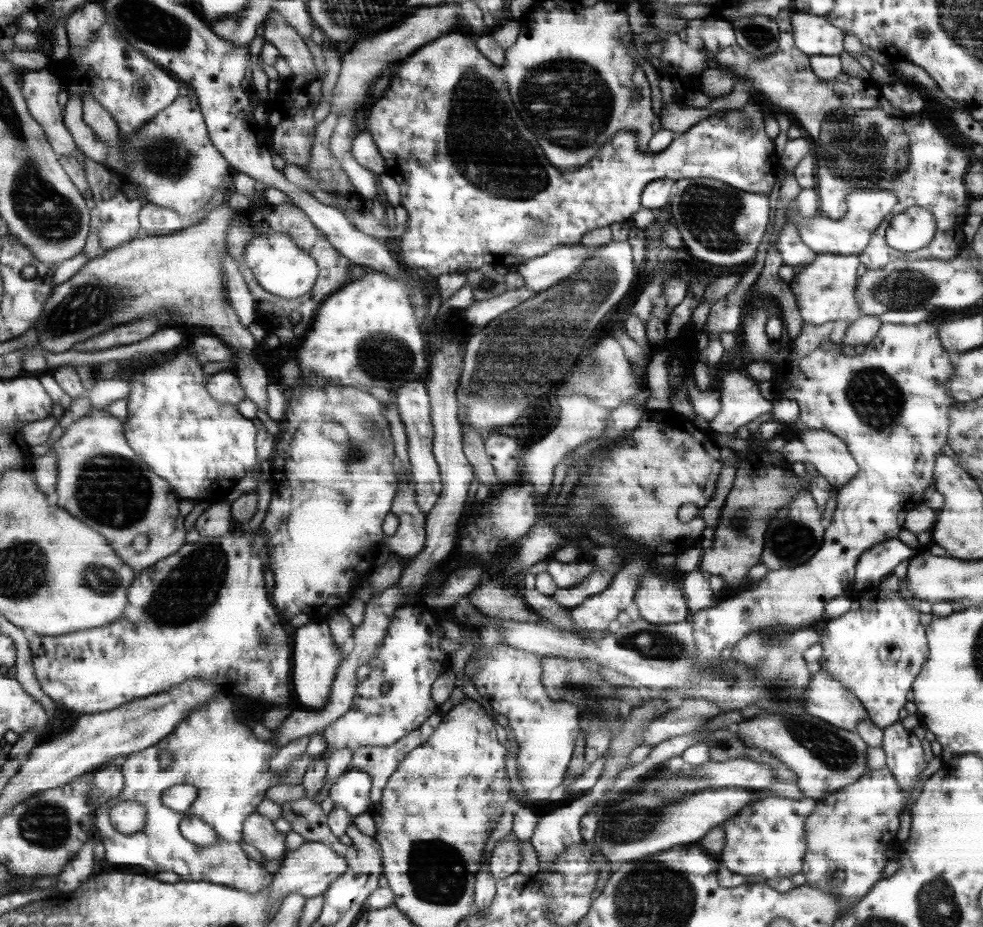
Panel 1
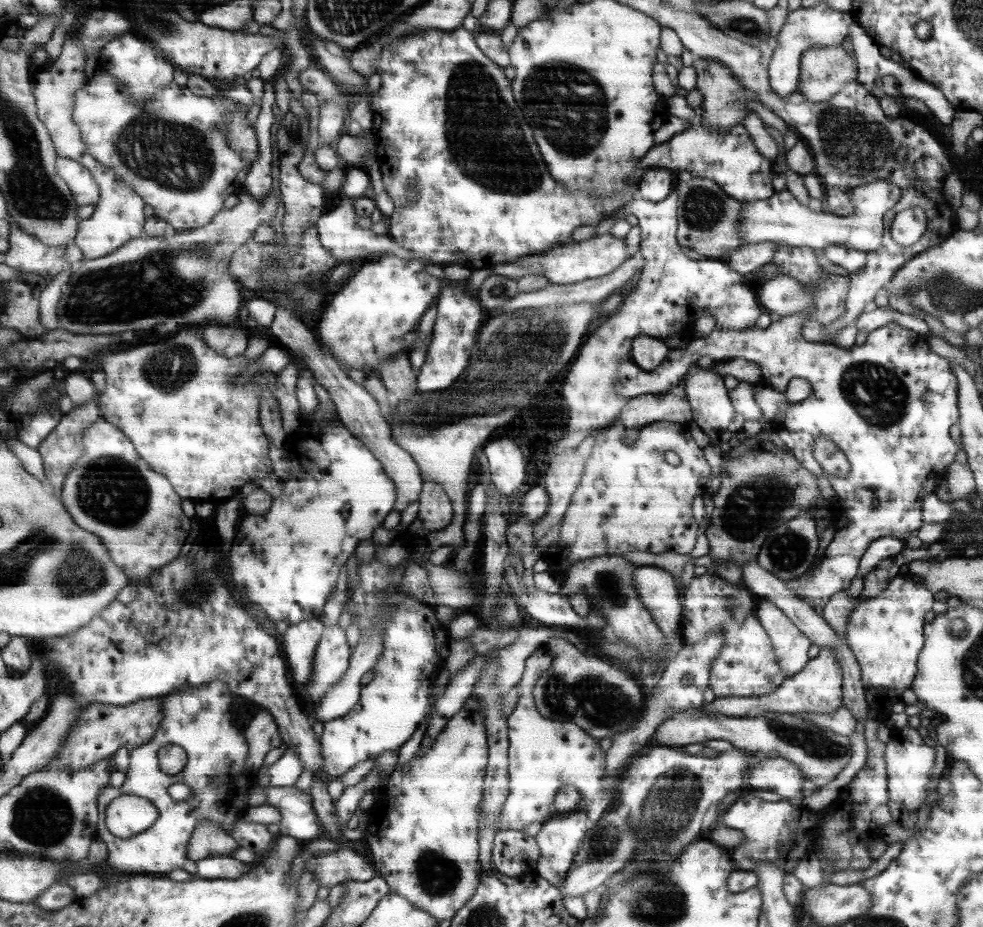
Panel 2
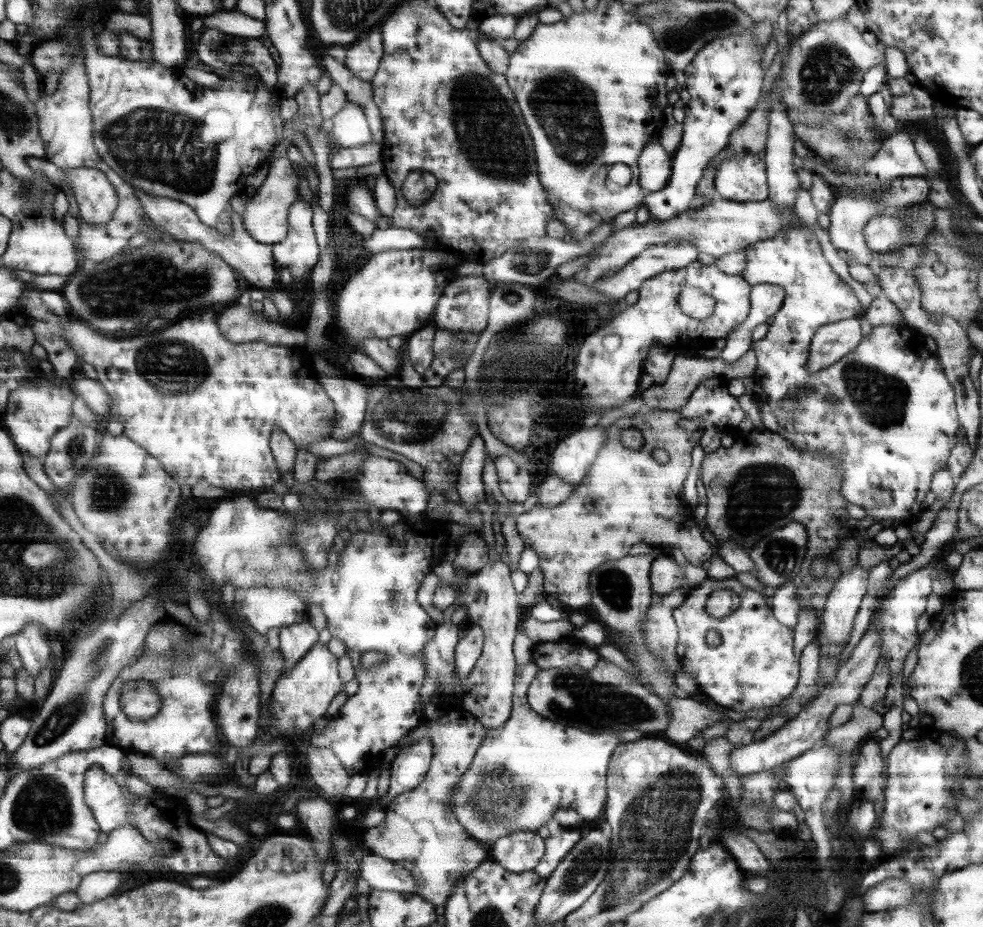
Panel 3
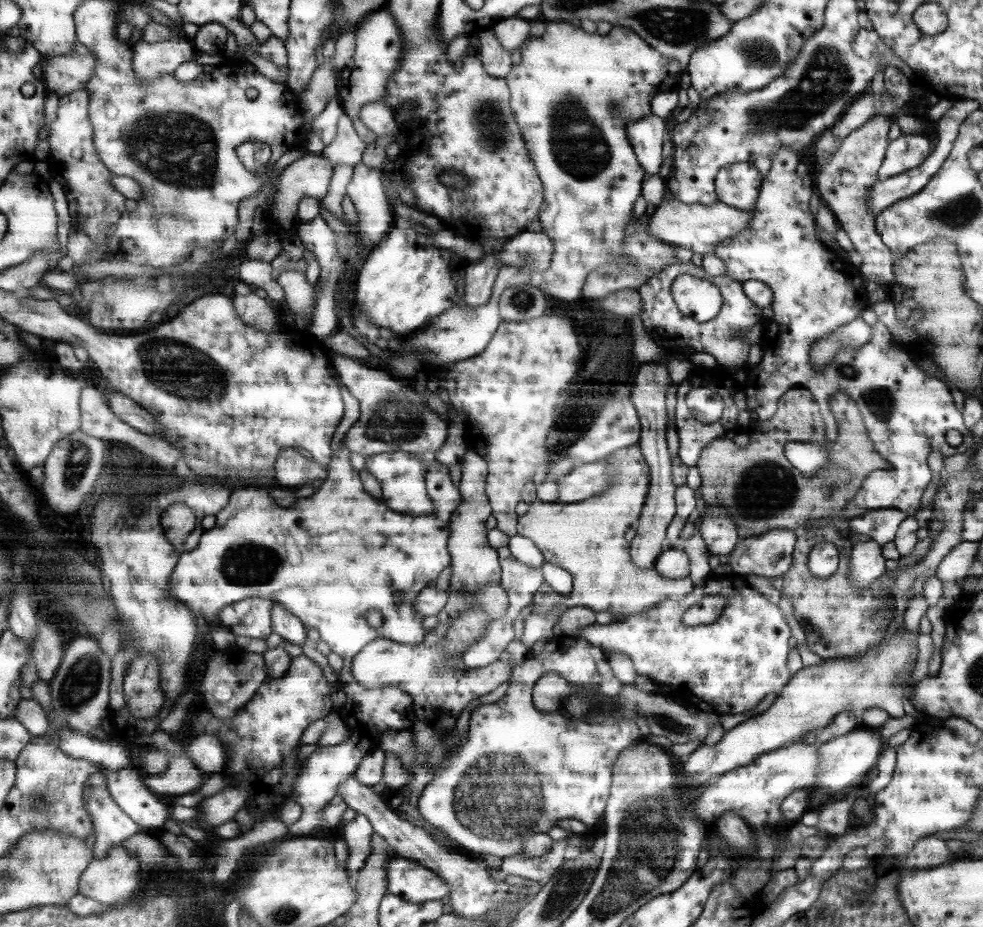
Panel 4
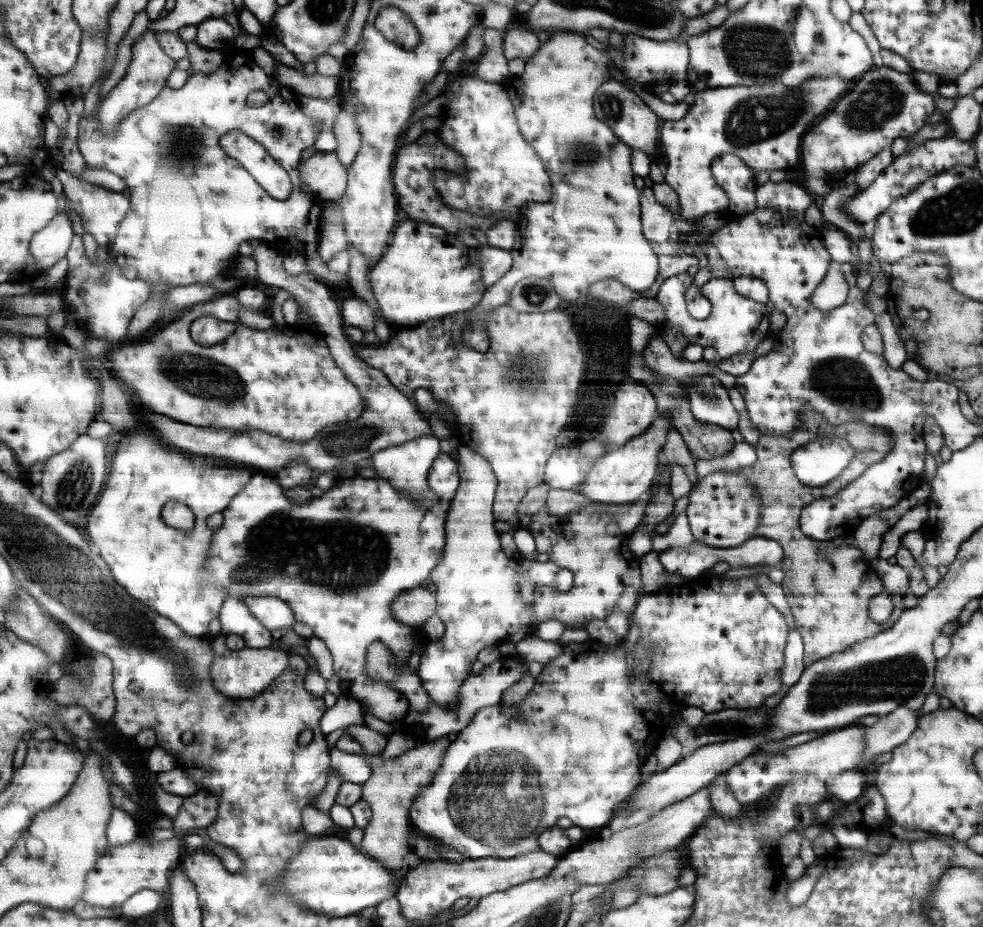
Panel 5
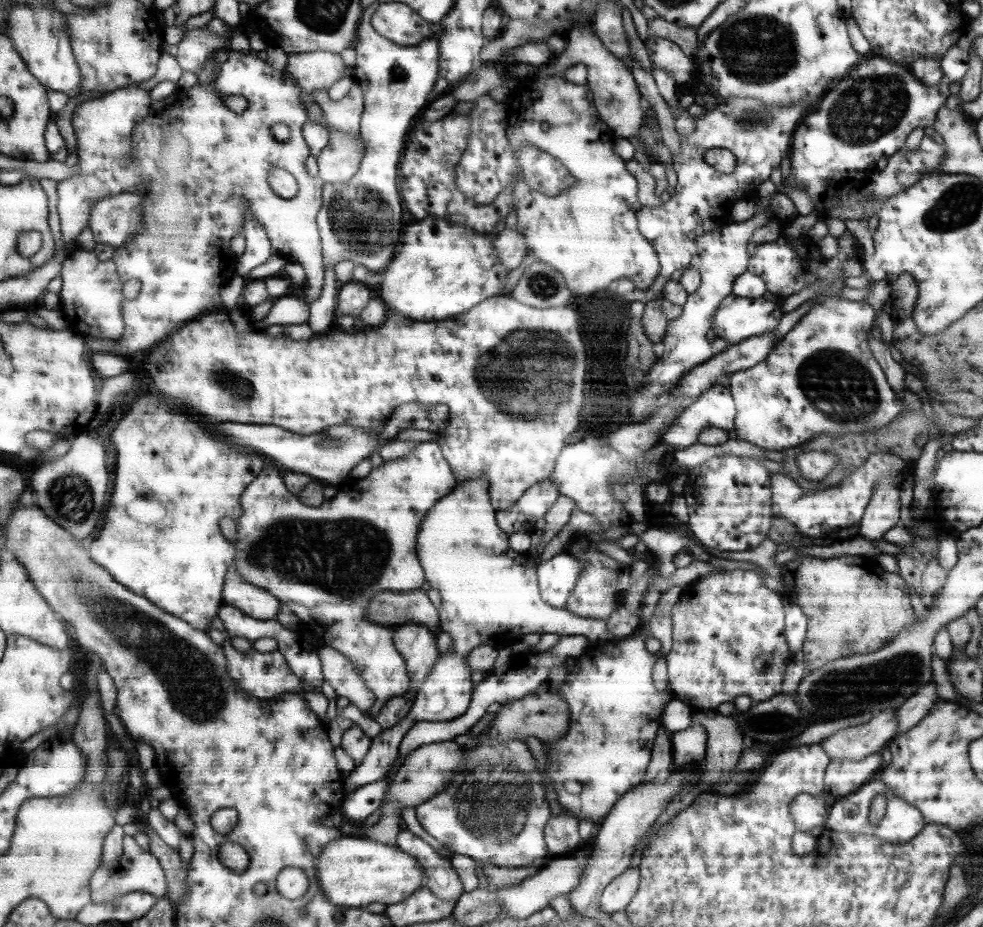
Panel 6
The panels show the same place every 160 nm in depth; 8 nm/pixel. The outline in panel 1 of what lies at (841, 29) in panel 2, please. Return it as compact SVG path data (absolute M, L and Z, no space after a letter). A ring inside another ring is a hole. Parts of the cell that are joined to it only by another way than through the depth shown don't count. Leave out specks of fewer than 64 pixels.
M793 11L788 27L793 46L805 56L838 56L842 51L843 32L825 17Z

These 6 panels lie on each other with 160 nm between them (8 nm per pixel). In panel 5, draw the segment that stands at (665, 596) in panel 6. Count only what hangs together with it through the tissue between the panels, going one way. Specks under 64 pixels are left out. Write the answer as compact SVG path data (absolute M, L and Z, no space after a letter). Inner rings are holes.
M588 635L585 641L576 643L570 641L567 644L562 645L562 654L552 658L547 664L542 665L542 671L539 677L534 679L534 685L531 690L525 695L525 698L518 704L513 704L506 707L503 701L499 702L499 705L493 707L481 708L476 712L476 715L472 718L472 721L463 729L457 733L454 741L449 743L449 746L444 750L444 758L440 767L435 771L434 779L431 784L428 784L416 796L413 801L412 808L408 812L408 816L411 820L411 826L414 827L420 834L423 834L428 839L433 839L435 842L445 844L449 848L453 848L462 854L464 859L478 859L478 858L514 858L514 856L521 856L529 852L535 852L540 850L539 836L547 829L550 829L555 825L555 820L565 816L571 820L572 826L579 826L583 828L597 828L601 827L612 817L613 808L624 802L629 795L632 794L633 788L636 788L639 784L639 772L641 766L645 762L647 756L652 754L655 748L655 743L660 734L661 728L664 726L661 718L659 718L659 698L662 698L663 694L656 687L656 682L651 680L650 677L650 650L648 644L643 641L637 640L633 644L633 658L631 666L627 665L625 655L627 649L619 641L617 646L611 650L604 646L602 637ZM503 708L519 708L517 713L517 721L513 719L507 719L503 713L500 713L500 709ZM492 770L501 770L505 774L495 774L495 776L489 776L488 773Z

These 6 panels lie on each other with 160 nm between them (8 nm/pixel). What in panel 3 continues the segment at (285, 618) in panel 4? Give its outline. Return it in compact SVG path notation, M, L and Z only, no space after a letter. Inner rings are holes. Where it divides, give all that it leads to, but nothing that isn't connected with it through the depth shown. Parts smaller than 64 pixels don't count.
M303 622L280 628L280 649L285 658L295 666L317 644L317 630Z

